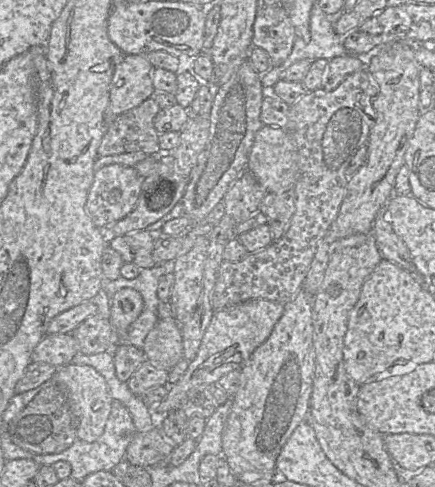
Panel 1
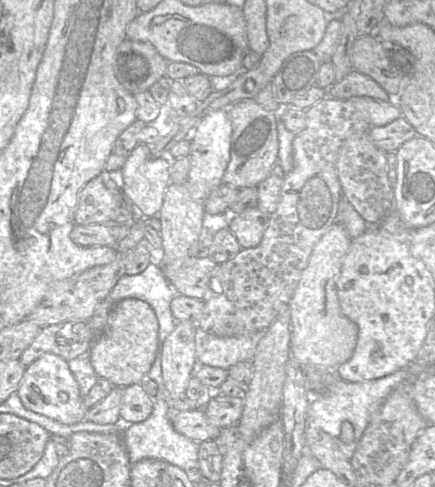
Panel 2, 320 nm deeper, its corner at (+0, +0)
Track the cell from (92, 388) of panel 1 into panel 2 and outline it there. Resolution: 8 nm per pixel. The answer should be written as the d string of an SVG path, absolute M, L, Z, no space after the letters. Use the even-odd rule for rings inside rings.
M53 353L43 354L26 367L16 393L25 408L66 425L81 422L87 412L68 362Z

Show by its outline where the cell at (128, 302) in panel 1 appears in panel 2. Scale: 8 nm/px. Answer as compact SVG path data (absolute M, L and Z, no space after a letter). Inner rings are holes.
M126 298L111 309L107 324L94 341L88 356L99 378L117 387L143 384L157 354L159 323L152 307L145 301Z

